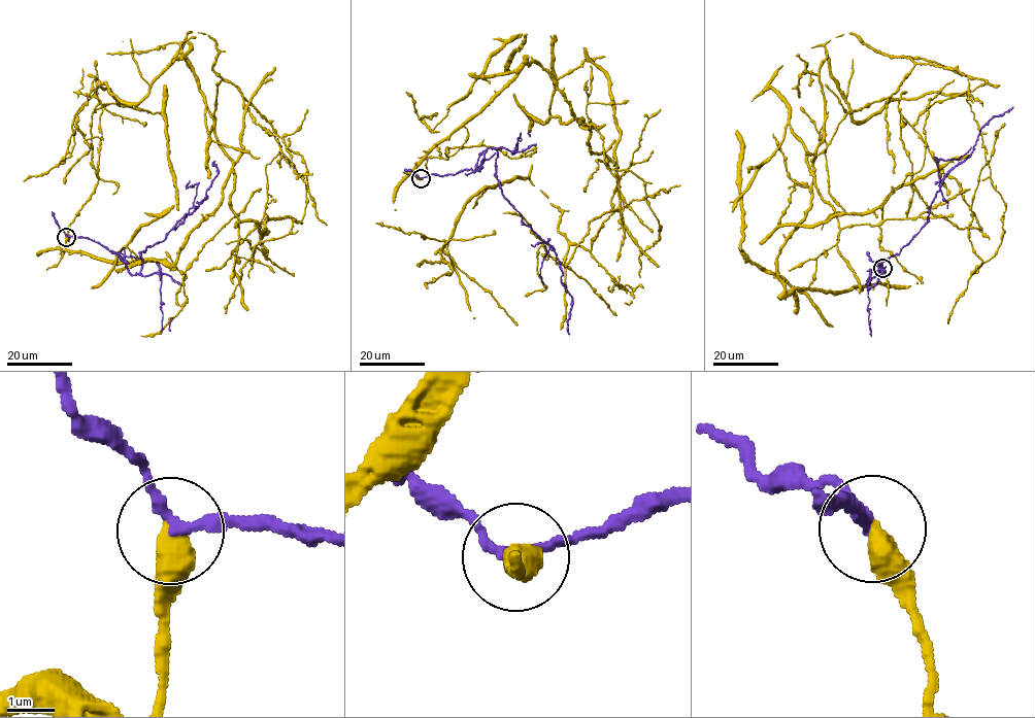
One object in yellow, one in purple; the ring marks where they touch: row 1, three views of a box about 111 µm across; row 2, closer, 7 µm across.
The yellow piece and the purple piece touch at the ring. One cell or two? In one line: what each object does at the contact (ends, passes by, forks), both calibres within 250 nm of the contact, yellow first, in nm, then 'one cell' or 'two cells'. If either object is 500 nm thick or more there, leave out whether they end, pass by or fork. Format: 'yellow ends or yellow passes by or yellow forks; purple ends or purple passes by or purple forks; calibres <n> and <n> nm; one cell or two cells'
calibres 550 and 180 nm; two cells

